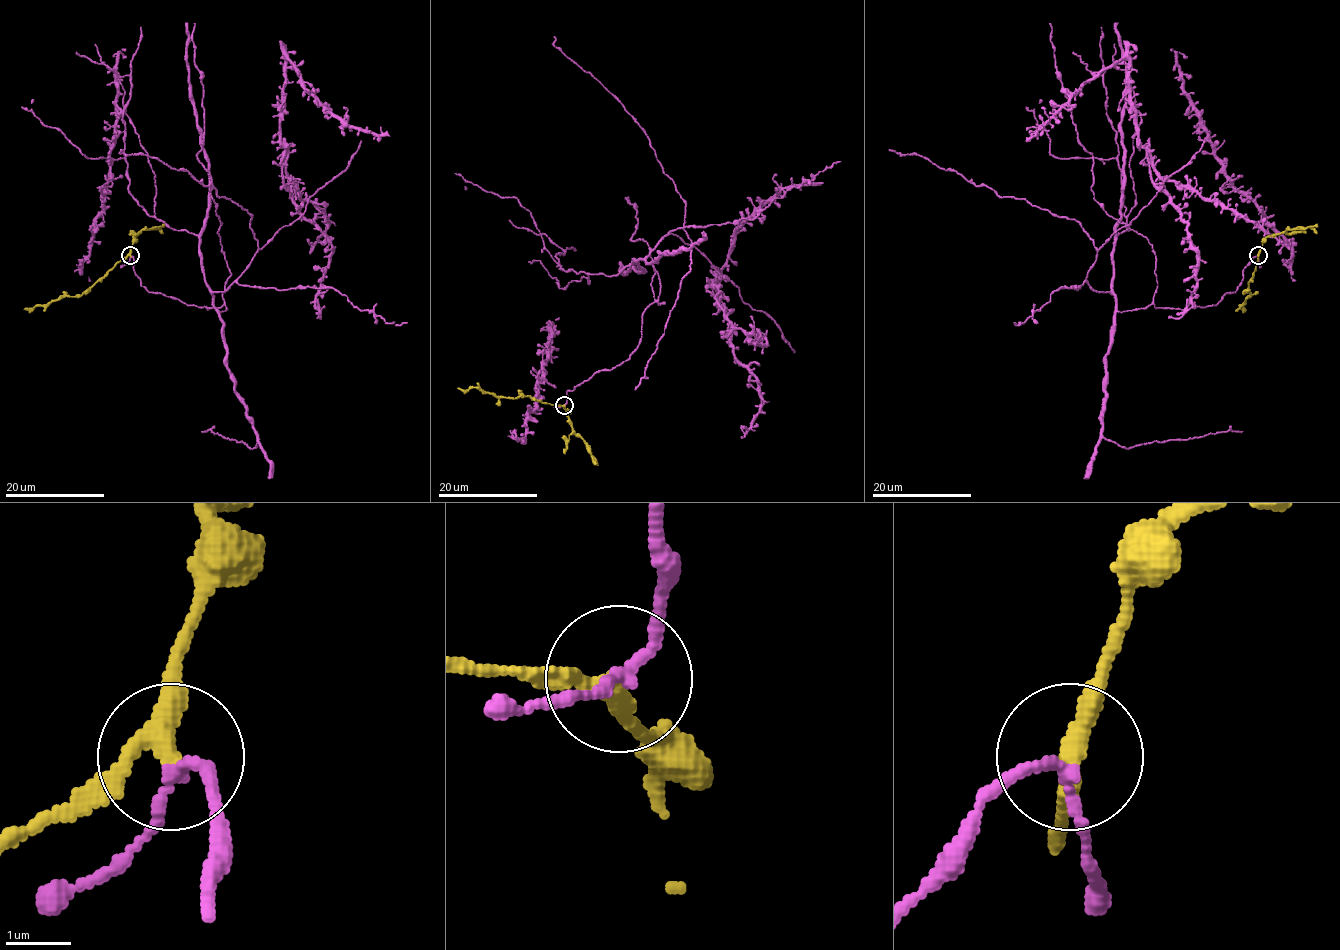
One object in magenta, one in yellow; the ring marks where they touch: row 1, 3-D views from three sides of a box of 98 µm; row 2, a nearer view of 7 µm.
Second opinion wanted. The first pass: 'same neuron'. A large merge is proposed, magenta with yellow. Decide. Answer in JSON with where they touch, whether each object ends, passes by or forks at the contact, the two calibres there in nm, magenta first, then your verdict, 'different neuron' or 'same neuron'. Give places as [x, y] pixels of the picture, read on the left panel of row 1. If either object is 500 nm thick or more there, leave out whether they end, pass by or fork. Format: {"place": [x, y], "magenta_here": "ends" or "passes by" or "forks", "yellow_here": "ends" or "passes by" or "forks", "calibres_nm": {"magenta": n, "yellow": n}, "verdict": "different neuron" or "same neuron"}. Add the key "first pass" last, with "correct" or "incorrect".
{"place": [130, 255], "magenta_here": "passes by", "yellow_here": "passes by", "calibres_nm": {"magenta": 170, "yellow": 280}, "verdict": "different neuron", "first pass": "incorrect"}

